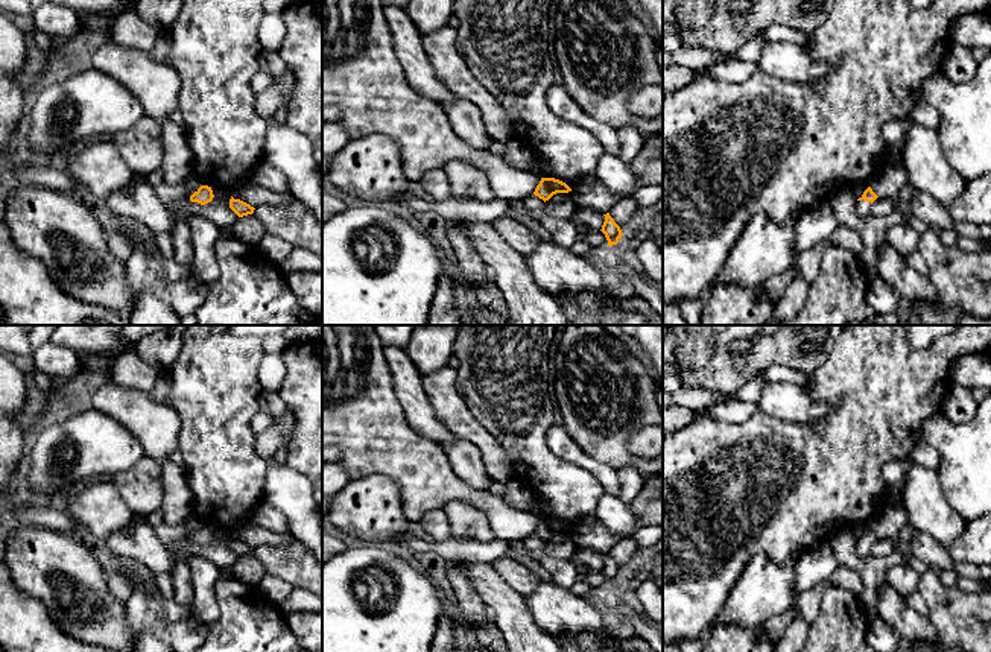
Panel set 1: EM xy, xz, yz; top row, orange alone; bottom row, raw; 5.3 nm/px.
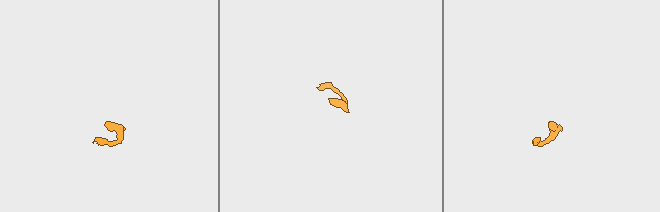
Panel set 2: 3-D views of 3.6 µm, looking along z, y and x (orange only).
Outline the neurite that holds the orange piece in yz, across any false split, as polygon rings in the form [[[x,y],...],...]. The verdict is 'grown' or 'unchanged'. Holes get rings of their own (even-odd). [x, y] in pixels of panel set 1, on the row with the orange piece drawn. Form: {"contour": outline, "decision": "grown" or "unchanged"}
{"contour": [[[868,187],[863,195],[856,201],[854,204],[854,213],[859,217],[869,217],[869,210],[872,207],[872,202],[877,199],[879,196],[872,191],[871,187]]], "decision": "grown"}

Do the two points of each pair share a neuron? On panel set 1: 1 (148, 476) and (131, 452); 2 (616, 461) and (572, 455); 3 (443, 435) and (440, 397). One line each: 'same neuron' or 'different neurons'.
1: different neurons
2: different neurons
3: different neurons

